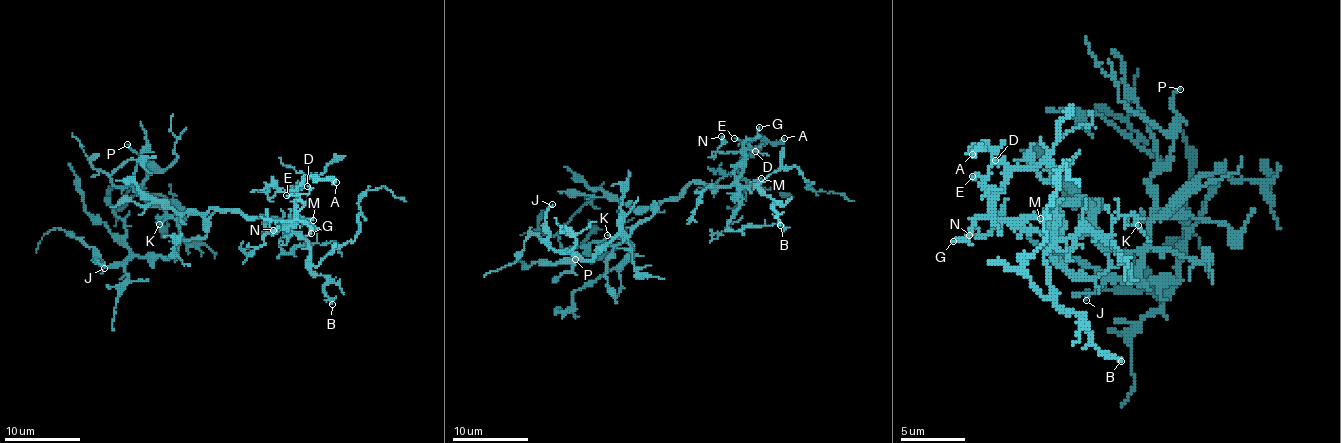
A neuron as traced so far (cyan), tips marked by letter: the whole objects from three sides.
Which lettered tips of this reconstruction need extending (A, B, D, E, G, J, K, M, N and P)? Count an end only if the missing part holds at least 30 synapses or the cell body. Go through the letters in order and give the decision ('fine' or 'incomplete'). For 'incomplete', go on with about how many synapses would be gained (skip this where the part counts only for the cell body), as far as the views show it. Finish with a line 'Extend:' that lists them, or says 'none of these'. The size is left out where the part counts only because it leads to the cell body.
A: fine
B: fine
D: fine
E: fine
G: incomplete
J: fine
K: fine
M: fine
N: fine
P: fine
Extend: G

